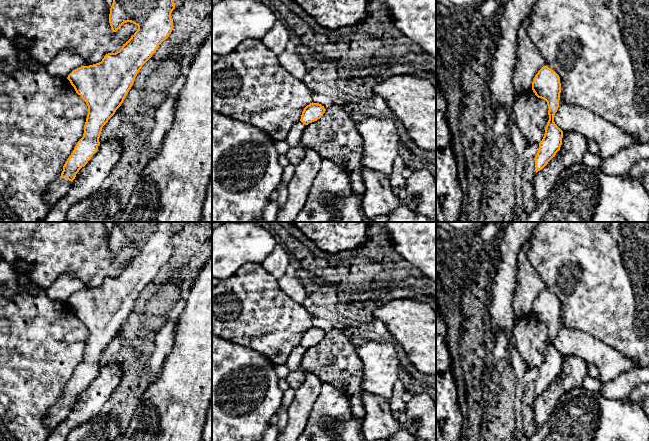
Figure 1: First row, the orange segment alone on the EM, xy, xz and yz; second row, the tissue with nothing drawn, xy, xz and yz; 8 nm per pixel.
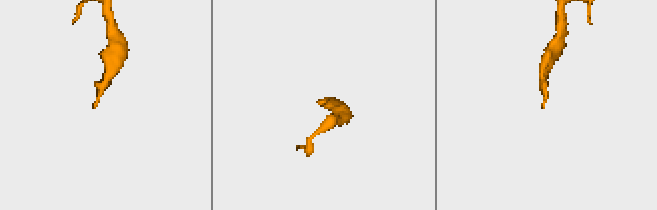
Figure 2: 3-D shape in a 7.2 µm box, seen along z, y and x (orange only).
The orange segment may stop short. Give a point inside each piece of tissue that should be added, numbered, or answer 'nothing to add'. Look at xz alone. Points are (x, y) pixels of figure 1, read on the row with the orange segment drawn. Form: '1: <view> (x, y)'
nothing to add

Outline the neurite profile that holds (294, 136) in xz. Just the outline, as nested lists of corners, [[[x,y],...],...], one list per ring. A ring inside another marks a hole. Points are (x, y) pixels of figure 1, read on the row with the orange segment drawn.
[[[298,121],[297,123],[295,123],[287,137],[286,137],[286,142],[291,146],[291,147],[297,147],[297,146],[301,146],[301,138],[303,135],[303,131],[305,130],[306,125],[303,124],[301,121]]]

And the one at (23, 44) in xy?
[[[18,36],[14,41],[14,45],[19,49],[22,58],[33,61],[29,53],[30,41],[23,36]]]

